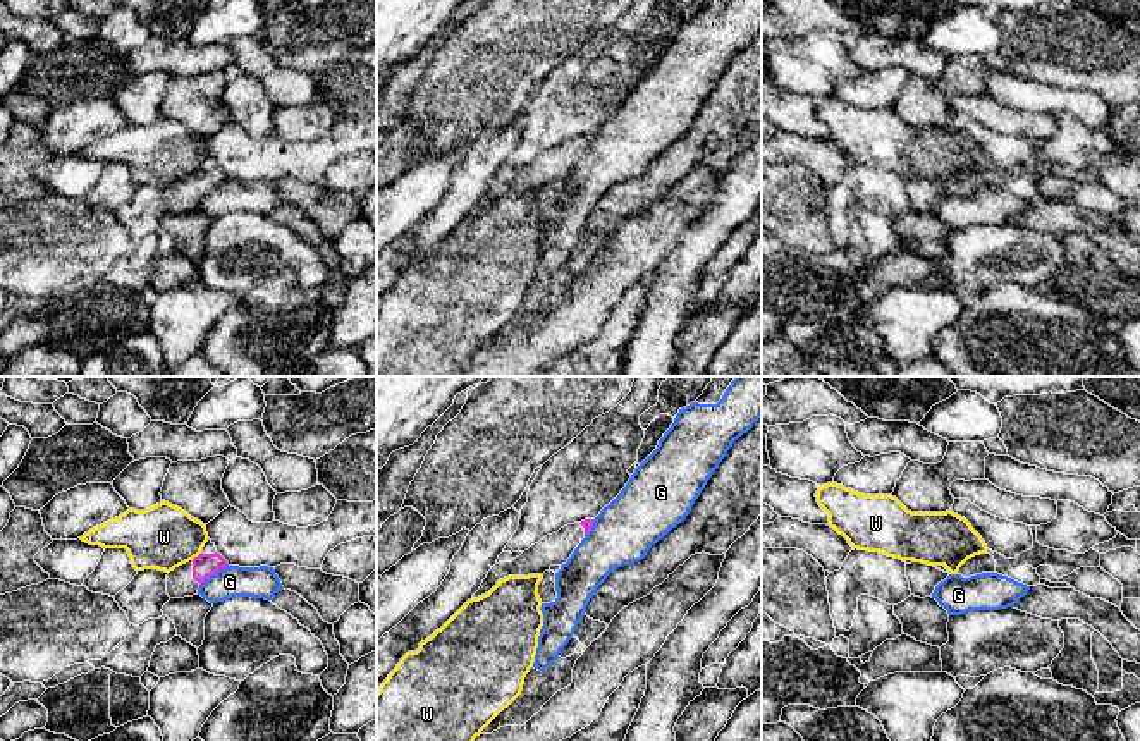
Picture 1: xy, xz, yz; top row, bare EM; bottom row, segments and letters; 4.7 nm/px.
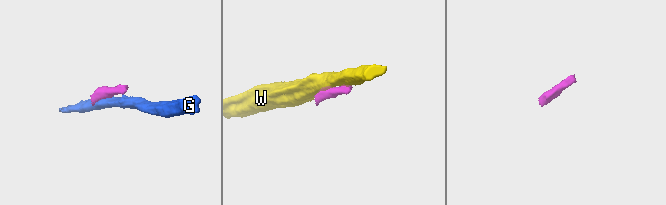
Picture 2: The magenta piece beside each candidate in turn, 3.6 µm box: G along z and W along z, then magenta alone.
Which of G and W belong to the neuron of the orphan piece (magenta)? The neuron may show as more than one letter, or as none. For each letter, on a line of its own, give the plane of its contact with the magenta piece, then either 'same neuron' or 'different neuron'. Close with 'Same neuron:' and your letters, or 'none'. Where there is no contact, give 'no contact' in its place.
G: xy | different neuron
W: xy | different neuron
Same neuron: none

